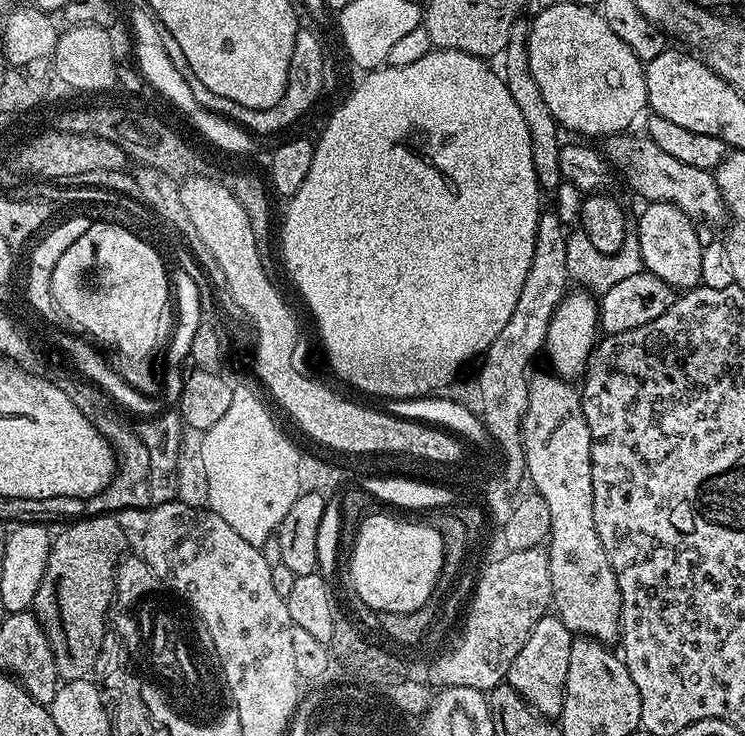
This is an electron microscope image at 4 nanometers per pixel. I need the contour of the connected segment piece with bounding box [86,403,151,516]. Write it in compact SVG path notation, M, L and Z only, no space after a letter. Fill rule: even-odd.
M113 404L102 416L92 416L90 419L95 428L108 439L116 451L116 473L114 478L97 496L86 500L86 513L88 516L102 516L105 514L121 514L132 512L135 508L147 509L151 505L150 498L150 457L143 446L142 438L137 429L130 423L129 417L117 405Z

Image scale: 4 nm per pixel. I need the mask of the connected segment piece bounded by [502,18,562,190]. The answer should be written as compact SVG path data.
M519 18L513 22L509 32L509 40L502 53L504 83L510 90L510 98L514 98L518 110L522 110L522 118L526 118L526 130L530 130L530 146L534 154L534 170L541 189L554 190L560 183L558 170L558 154L562 143L561 129L546 106L546 98L542 98L542 90L538 90L538 82L534 82L534 74L530 74L528 65L528 26L529 21Z

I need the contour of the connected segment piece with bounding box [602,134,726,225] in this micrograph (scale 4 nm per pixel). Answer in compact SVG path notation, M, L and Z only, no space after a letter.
M617 134L603 141L602 151L611 167L624 175L624 180L648 202L677 204L693 222L723 225L726 220L724 199L718 190L715 175L709 170L698 170L698 166L686 166L678 158L666 154L654 142L643 135Z

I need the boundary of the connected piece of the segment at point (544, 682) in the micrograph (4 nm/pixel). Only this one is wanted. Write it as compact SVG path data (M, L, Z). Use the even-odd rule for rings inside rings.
M546 614L535 624L508 671L506 682L540 715L551 720L557 719L562 710L573 639L574 634L559 616Z

